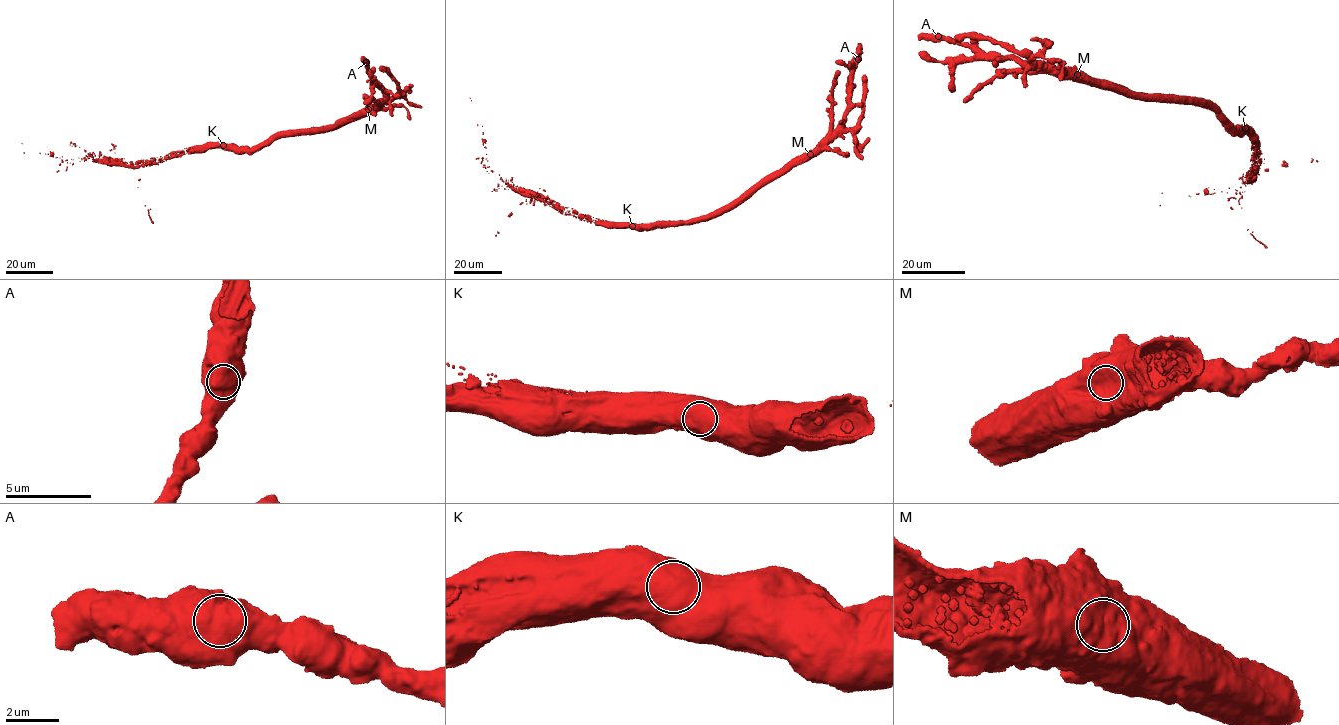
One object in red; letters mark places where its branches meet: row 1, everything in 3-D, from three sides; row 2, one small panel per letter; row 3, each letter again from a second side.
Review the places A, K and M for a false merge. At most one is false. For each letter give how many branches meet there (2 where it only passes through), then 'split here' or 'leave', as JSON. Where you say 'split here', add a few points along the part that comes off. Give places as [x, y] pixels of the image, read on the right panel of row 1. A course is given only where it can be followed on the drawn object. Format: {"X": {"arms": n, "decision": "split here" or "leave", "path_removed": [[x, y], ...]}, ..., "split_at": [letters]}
{"A": {"arms": 1, "decision": "leave"}, "K": {"arms": 1, "decision": "leave"}, "M": {"arms": 1, "decision": "leave"}, "split_at": []}

